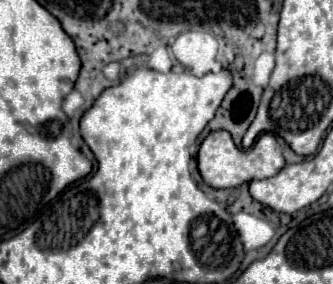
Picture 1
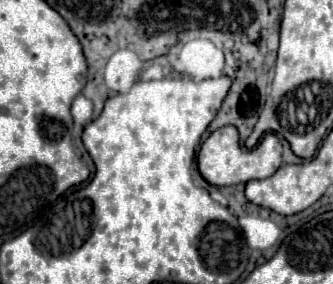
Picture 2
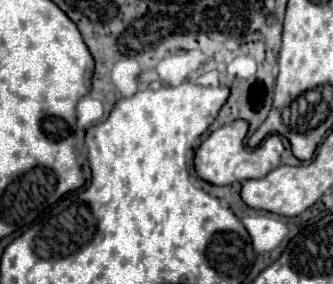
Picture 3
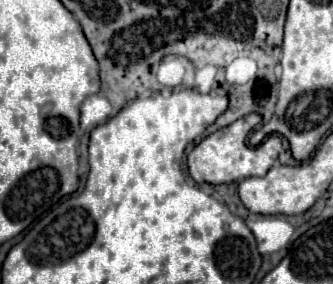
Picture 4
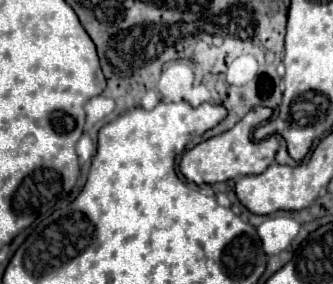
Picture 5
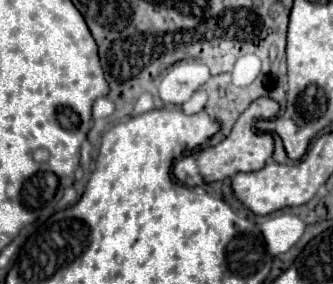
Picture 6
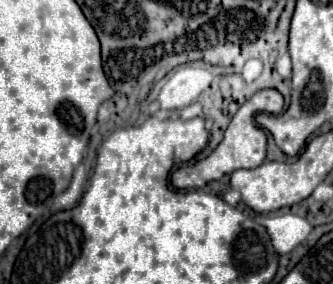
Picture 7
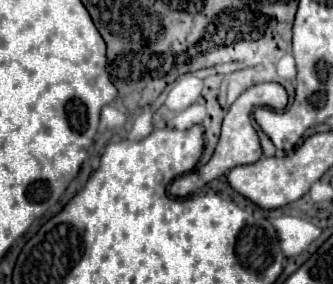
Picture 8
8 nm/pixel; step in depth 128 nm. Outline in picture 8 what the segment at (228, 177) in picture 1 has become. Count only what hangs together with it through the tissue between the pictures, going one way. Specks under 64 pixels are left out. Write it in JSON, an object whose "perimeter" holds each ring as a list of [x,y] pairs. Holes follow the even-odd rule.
{"perimeter":[[[260,82],[260,84],[254,84],[250,86],[248,90],[244,90],[236,102],[230,106],[224,122],[222,122],[222,134],[220,134],[220,140],[218,140],[218,146],[216,146],[216,152],[214,156],[210,158],[208,164],[204,164],[202,168],[190,172],[190,174],[184,174],[184,176],[178,176],[172,184],[170,184],[170,194],[176,196],[176,198],[186,198],[188,194],[194,194],[196,190],[200,190],[204,184],[208,184],[210,180],[214,178],[220,178],[222,174],[226,174],[228,170],[232,170],[234,166],[242,166],[242,164],[252,164],[256,160],[262,158],[262,148],[260,148],[260,142],[258,142],[258,134],[252,126],[252,112],[254,108],[258,106],[266,106],[266,108],[284,108],[288,104],[288,92],[282,84],[276,84],[276,82]]]}

